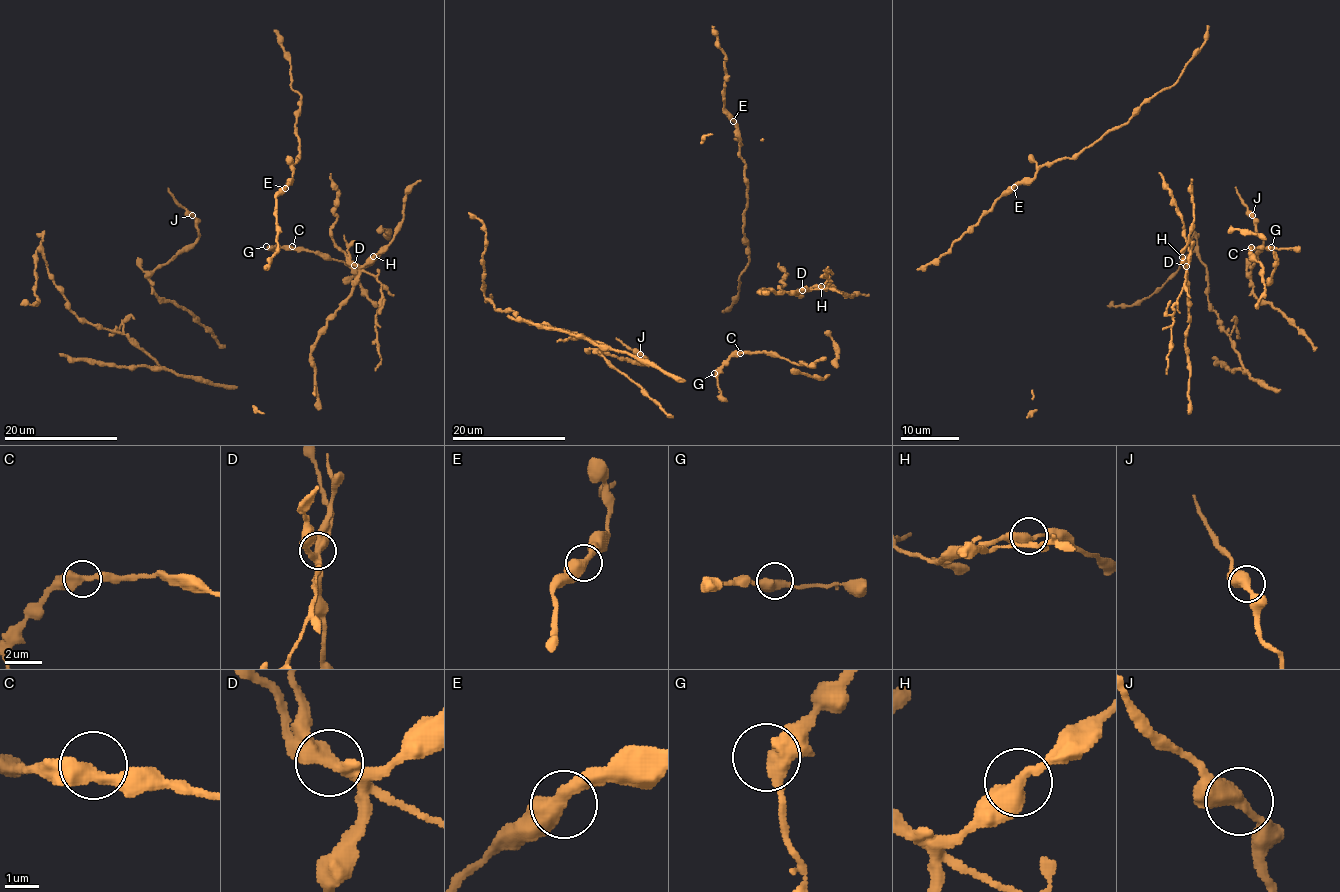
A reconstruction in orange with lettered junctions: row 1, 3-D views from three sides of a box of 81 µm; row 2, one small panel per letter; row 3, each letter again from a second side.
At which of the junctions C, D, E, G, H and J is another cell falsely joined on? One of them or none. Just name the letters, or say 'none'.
D

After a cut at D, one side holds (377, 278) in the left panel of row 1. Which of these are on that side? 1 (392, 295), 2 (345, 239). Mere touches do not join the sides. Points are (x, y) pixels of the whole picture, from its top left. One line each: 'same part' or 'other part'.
1: same part
2: same part

